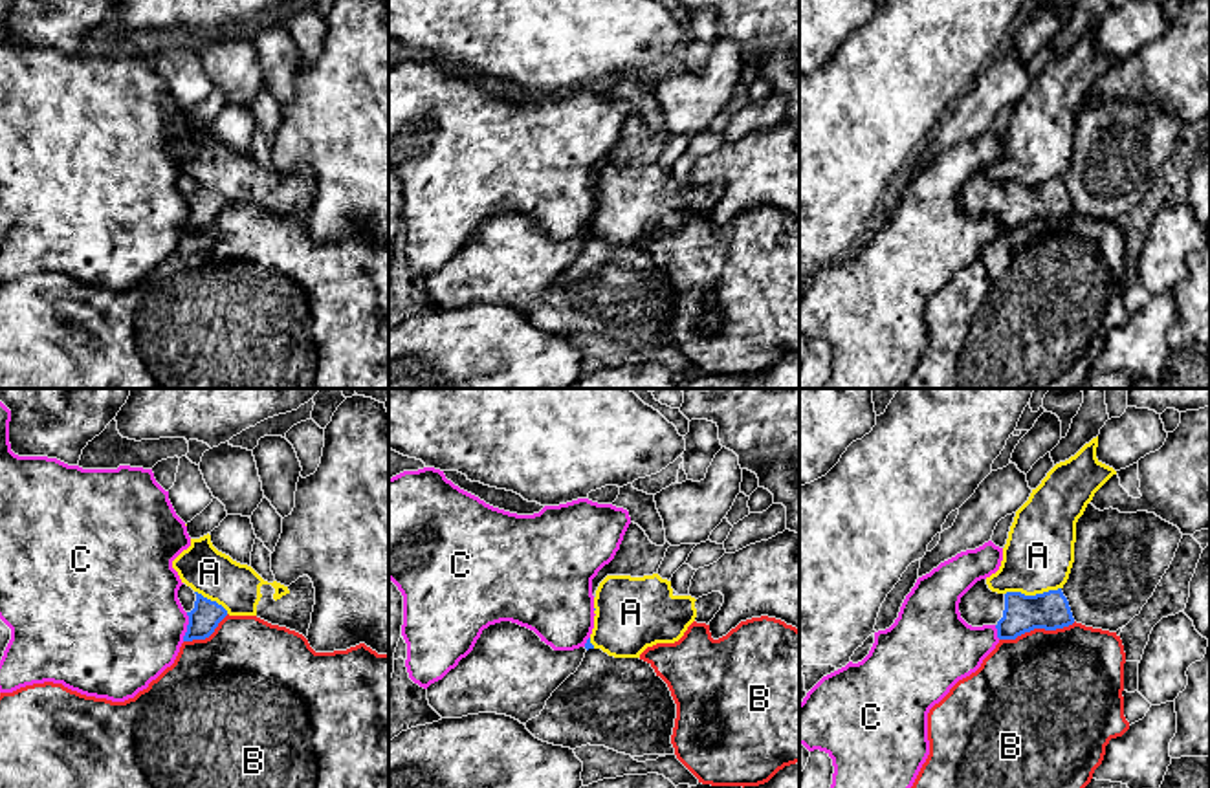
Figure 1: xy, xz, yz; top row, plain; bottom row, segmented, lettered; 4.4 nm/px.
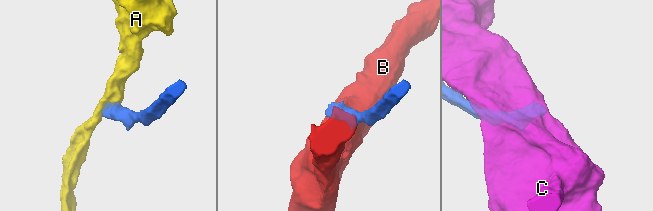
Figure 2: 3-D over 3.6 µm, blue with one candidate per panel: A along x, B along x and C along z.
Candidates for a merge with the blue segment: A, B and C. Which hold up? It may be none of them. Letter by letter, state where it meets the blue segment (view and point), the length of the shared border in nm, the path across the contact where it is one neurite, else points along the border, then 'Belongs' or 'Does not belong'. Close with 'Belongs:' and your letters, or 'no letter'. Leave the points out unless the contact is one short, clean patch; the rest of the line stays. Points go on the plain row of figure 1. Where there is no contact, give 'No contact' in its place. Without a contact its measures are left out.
A: Touches blue at yz (1033, 186). Shared border 260 nm. Boundary: yz (1060, 176), (1034, 184), (1005, 184). Does not belong
B: Touches blue at yz (1036, 217). Shared border 340 nm. Does not belong
C: Touches blue at xy (187, 217). Shared border 130 nm. Does not belong
Belongs: no letter

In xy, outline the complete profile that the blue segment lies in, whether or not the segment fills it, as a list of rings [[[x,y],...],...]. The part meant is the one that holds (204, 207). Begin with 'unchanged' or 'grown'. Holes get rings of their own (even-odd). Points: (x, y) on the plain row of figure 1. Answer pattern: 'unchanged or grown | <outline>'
grown | [[[185,172],[178,180],[178,189],[189,205],[183,231],[209,227],[218,216],[218,213],[227,205],[227,200],[222,194],[204,187]]]

